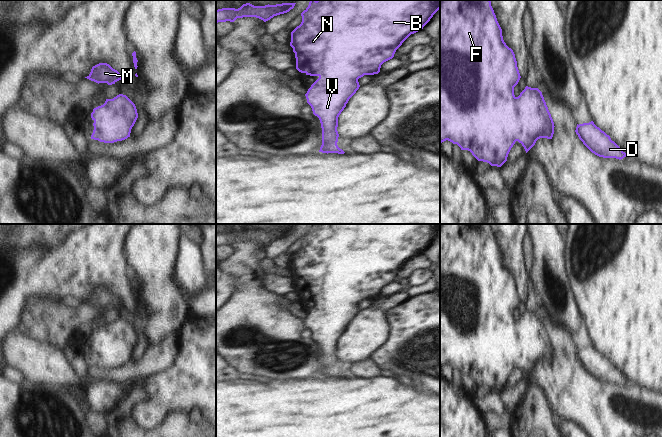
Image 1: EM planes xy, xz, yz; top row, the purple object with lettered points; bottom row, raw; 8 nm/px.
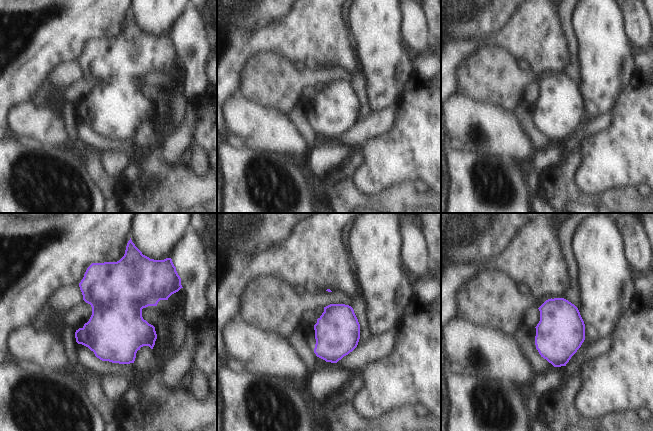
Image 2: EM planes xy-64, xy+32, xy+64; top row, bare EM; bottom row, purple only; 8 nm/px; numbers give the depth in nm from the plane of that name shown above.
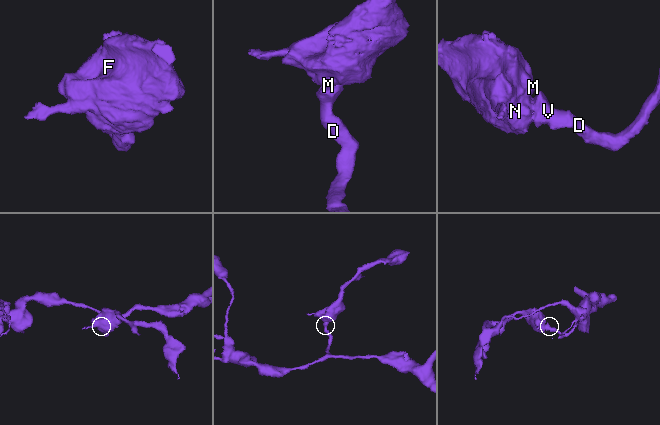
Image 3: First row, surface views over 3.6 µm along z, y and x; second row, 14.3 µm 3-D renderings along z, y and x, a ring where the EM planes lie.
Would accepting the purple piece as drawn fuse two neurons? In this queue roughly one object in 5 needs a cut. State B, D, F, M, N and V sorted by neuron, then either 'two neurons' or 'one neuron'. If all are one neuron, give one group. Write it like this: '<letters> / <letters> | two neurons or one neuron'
B D F M N V | one neuron

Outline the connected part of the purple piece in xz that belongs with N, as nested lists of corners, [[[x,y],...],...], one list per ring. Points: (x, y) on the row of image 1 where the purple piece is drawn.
[[[310,0],[308,7],[301,13],[302,22],[291,32],[290,46],[293,48],[296,58],[296,69],[310,76],[318,76],[319,78],[311,85],[305,94],[307,103],[311,106],[313,114],[317,116],[322,128],[322,145],[319,152],[322,153],[338,153],[345,152],[337,145],[338,142],[338,117],[346,107],[349,99],[356,93],[360,85],[358,79],[364,75],[374,75],[380,72],[381,65],[392,59],[396,50],[411,35],[423,29],[430,21],[433,15],[440,9],[440,0]]]

